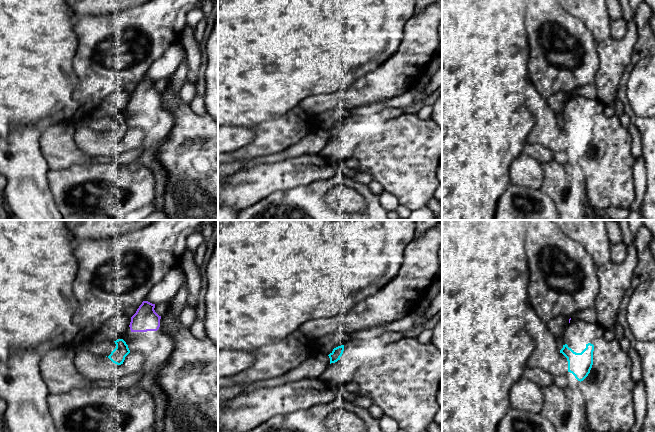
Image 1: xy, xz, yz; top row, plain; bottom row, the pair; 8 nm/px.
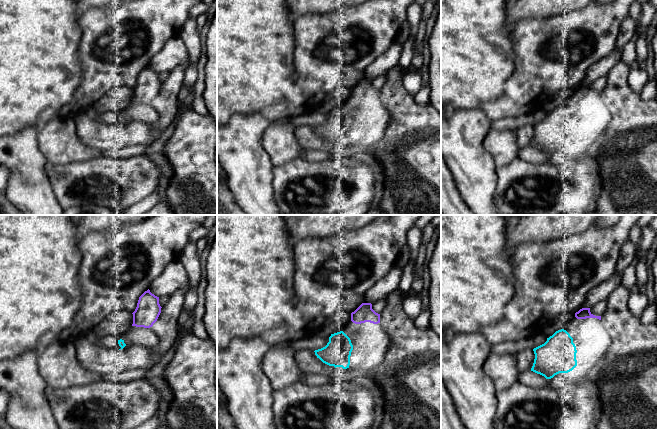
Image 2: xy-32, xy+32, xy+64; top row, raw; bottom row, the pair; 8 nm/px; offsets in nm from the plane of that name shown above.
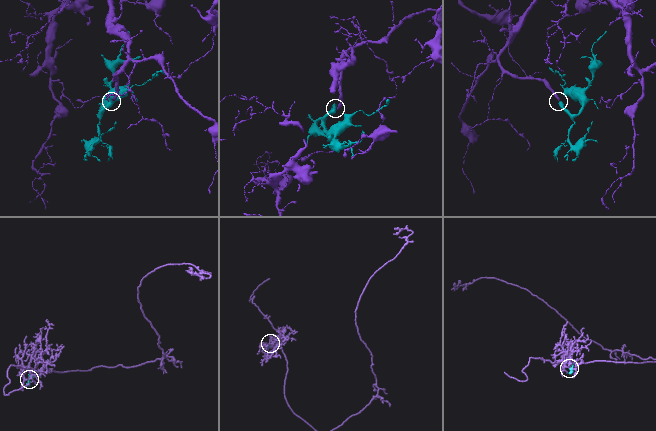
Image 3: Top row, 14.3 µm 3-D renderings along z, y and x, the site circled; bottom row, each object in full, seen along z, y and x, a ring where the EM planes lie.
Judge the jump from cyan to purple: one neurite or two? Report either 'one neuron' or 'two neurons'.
one neuron

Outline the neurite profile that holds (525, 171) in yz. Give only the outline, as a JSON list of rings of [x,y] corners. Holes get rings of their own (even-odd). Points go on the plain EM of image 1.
[[[524,153],[512,161],[509,175],[510,183],[529,189],[541,189],[544,182],[541,164]]]

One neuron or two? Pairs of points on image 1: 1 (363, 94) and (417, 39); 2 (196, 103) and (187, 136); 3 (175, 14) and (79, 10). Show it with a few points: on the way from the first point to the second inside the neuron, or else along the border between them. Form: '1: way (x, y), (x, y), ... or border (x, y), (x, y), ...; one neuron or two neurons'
1: way (378, 83), (407, 54); one neuron
2: border (188, 103), (196, 113), (200, 115), (206, 113); two neurons
3: border (123, 10), (117, 13), (95, 15); two neurons

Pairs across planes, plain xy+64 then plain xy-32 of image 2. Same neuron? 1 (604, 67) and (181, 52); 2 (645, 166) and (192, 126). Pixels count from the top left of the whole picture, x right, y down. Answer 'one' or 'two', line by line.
1: one
2: one

